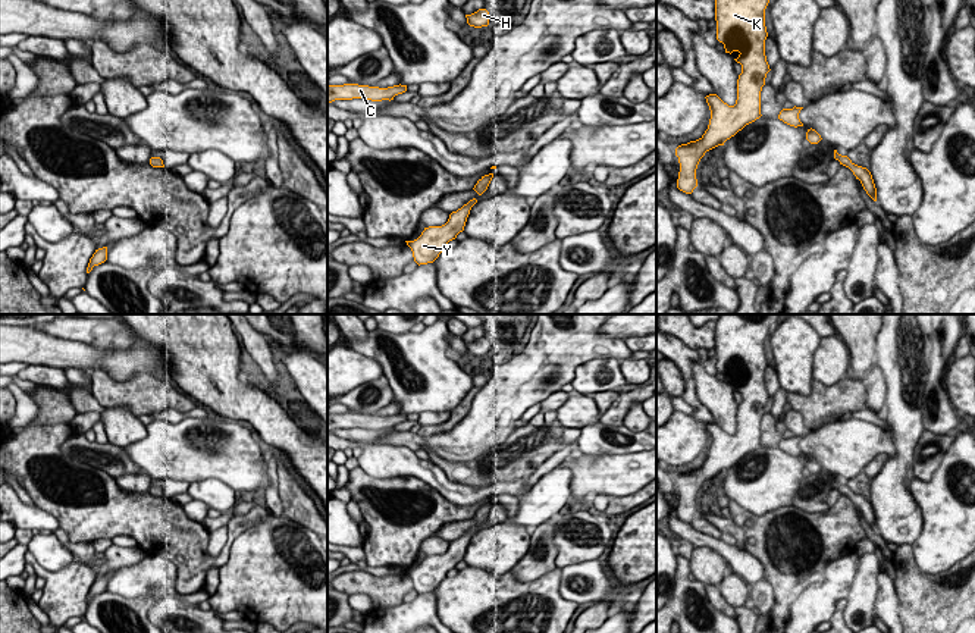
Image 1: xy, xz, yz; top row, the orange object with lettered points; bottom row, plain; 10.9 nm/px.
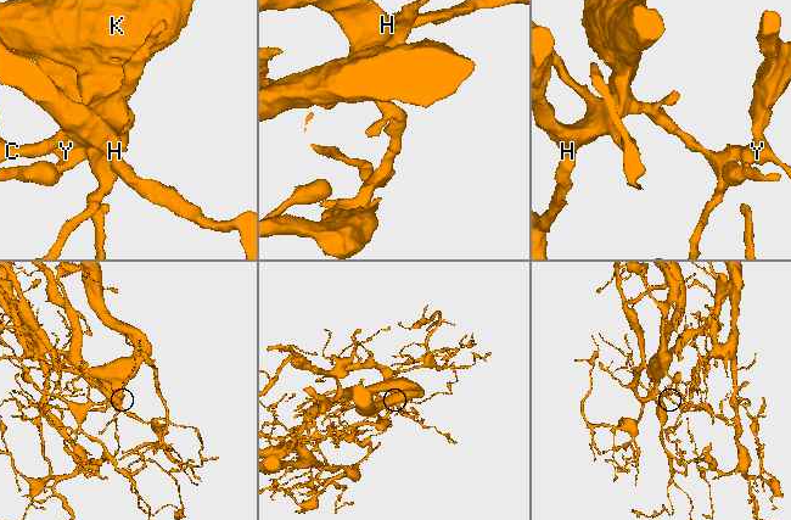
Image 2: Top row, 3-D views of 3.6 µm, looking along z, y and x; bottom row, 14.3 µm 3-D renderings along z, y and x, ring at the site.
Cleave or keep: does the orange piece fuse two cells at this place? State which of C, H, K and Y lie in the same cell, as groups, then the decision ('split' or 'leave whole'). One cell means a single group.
C H K / Y; split

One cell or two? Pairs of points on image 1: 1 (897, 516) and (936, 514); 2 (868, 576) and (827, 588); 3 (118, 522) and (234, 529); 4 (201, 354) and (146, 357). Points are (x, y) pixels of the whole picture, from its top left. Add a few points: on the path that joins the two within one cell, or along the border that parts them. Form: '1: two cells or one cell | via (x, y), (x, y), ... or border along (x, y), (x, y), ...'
1: two cells | border along (908, 482), (922, 520), (921, 533), (912, 544)
2: two cells | border along (856, 569), (846, 598)
3: one cell | via (150, 522), (179, 535), (204, 560), (215, 560)
4: two cells | border along (151, 347), (165, 354), (163, 367)

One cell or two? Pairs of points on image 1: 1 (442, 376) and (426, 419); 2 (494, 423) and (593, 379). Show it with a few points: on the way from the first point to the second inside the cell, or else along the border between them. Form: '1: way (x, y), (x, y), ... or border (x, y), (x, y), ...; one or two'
1: border (448, 410), (422, 411), (419, 414); two
2: border (596, 359), (580, 363), (570, 382); two

